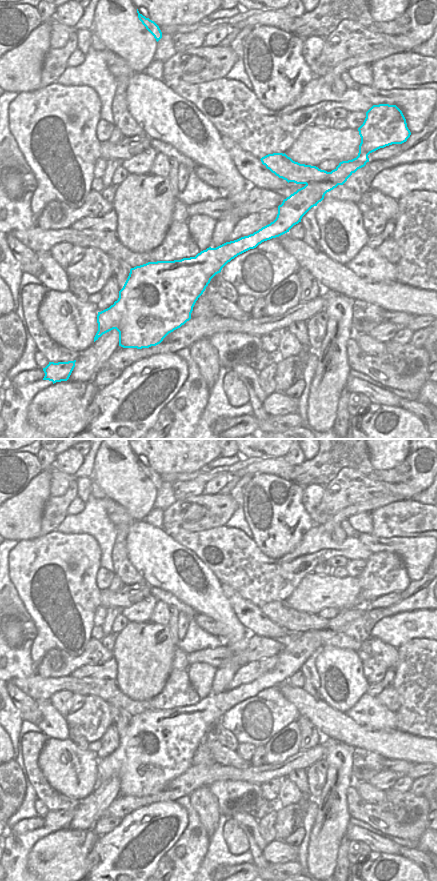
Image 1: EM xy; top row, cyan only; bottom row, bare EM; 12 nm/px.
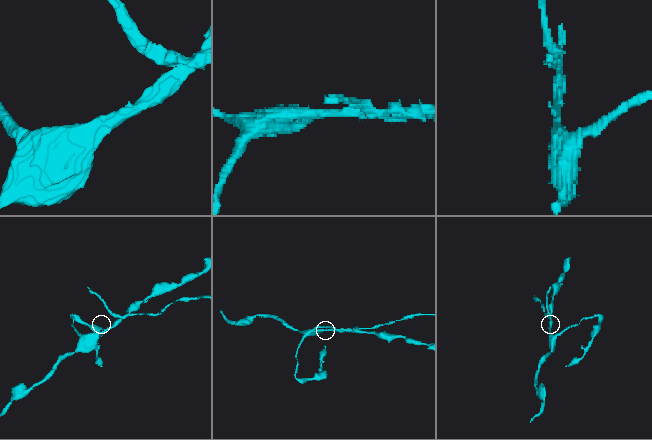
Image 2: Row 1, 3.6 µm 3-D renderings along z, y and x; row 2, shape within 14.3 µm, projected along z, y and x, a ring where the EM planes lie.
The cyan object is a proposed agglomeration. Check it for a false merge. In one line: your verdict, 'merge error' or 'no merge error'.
merge error

